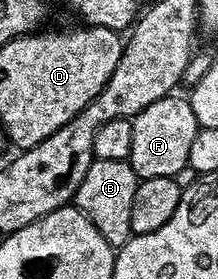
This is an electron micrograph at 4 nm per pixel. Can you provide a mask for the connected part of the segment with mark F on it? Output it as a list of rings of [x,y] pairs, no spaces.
[[[170,96],[155,100],[155,104],[147,104],[147,108],[143,108],[143,112],[139,112],[131,119],[133,124],[131,128],[131,152],[127,161],[131,164],[133,171],[137,173],[138,179],[154,178],[155,176],[177,178],[180,175],[180,170],[184,171],[188,167],[191,143],[195,140],[199,127],[188,97],[177,97]]]

